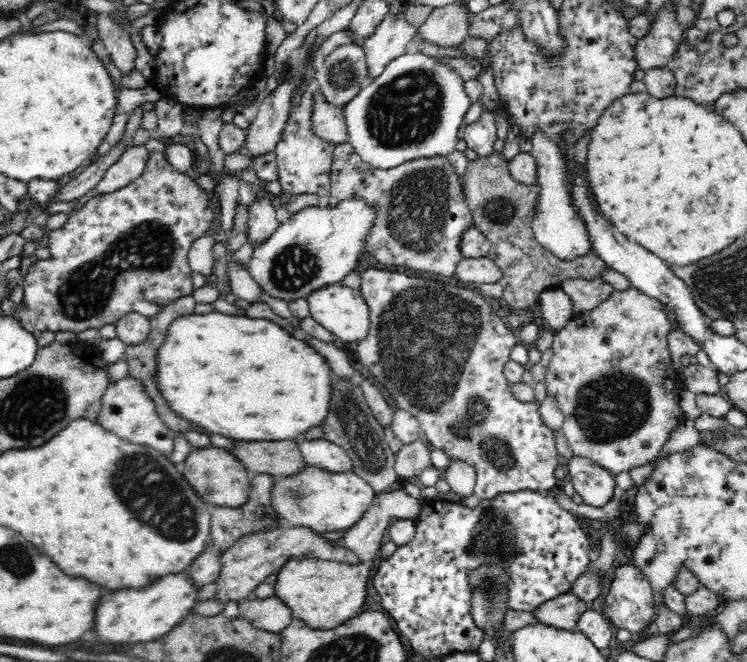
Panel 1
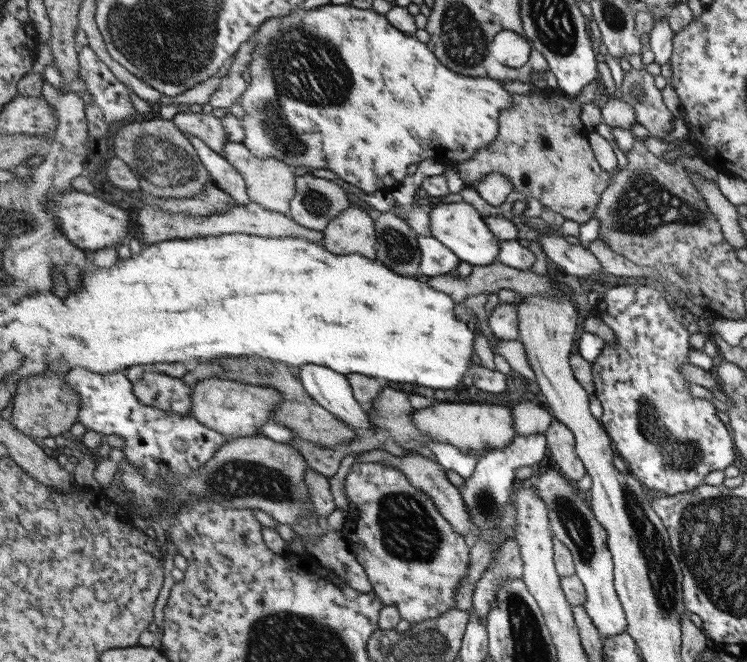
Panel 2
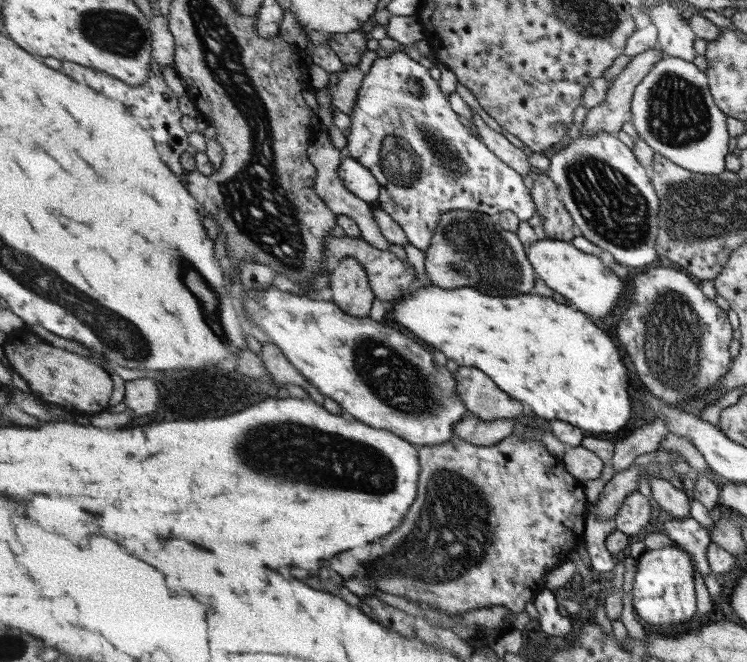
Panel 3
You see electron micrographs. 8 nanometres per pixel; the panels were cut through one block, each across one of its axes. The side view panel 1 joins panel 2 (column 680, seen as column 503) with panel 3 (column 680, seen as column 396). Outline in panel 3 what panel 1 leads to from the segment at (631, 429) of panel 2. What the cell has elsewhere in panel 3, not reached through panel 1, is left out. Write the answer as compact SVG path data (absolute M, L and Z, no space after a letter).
M653 268L629 278L629 300L617 320L615 340L643 386L677 406L723 382L731 368L731 332L727 312L707 300L691 276L673 268Z

